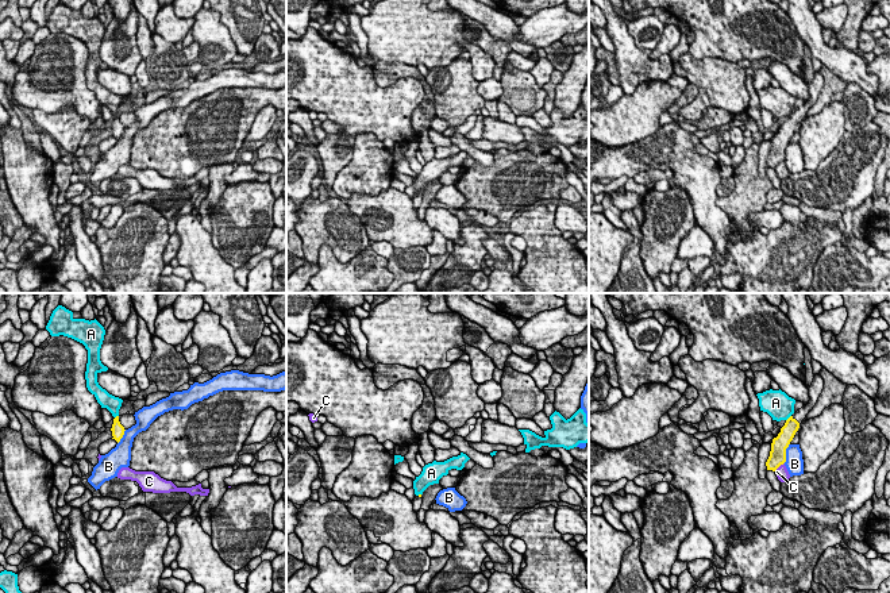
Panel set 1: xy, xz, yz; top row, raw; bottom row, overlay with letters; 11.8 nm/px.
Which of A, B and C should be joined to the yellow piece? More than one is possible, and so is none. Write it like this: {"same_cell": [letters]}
{"same_cell": []}

